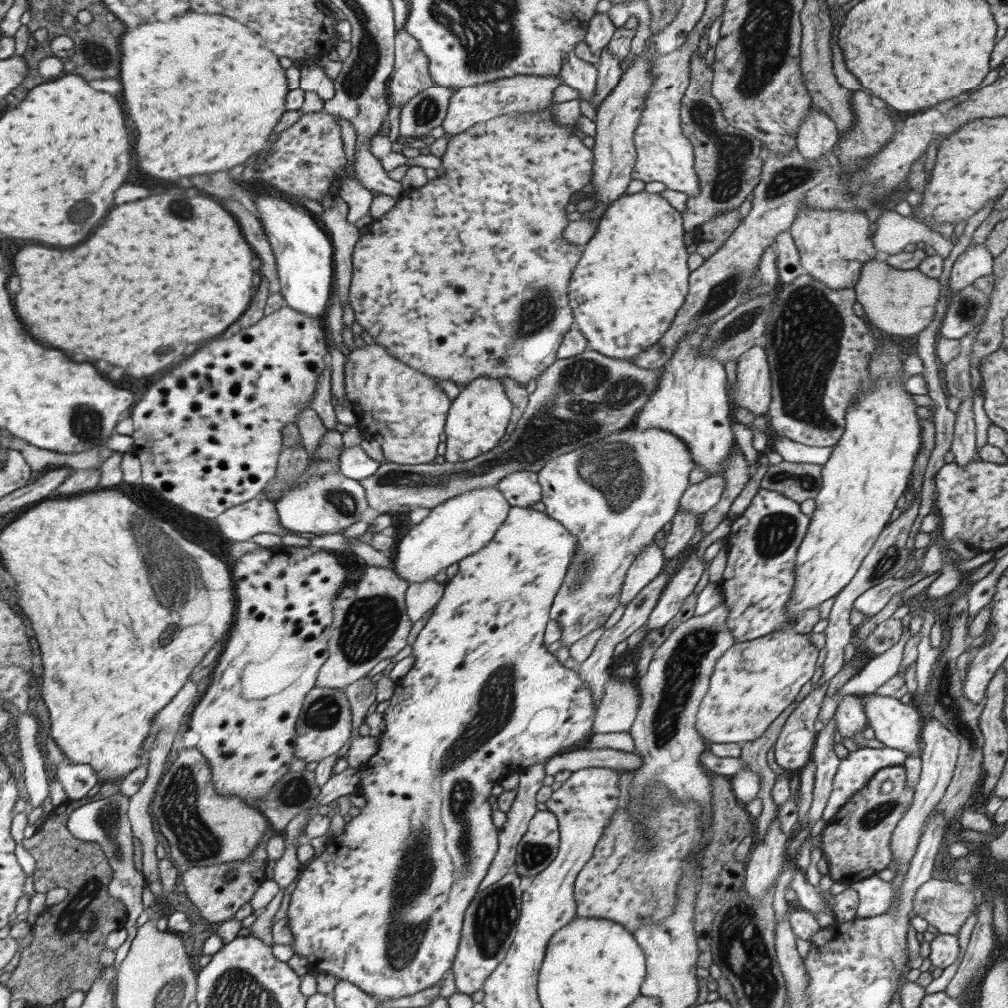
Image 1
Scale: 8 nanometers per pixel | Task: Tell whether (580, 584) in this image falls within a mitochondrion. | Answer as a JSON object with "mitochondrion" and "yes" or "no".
{"mitochondrion":"yes"}

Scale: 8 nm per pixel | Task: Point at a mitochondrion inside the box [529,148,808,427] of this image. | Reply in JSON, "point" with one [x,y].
{"point":[724,290]}

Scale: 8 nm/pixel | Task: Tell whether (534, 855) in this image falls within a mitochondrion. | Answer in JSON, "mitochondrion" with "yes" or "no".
{"mitochondrion":"yes"}

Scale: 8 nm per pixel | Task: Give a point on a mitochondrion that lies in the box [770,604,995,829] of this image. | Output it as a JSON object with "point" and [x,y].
{"point":[955,714]}

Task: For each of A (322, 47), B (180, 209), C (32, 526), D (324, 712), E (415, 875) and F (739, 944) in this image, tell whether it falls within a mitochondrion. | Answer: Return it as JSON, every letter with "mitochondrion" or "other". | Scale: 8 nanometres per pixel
{"A":"other","B":"mitochondrion","C":"other","D":"mitochondrion","E":"mitochondrion","F":"mitochondrion"}

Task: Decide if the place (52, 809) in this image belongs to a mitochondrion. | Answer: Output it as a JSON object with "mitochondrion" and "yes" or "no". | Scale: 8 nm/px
{"mitochondrion":"no"}

